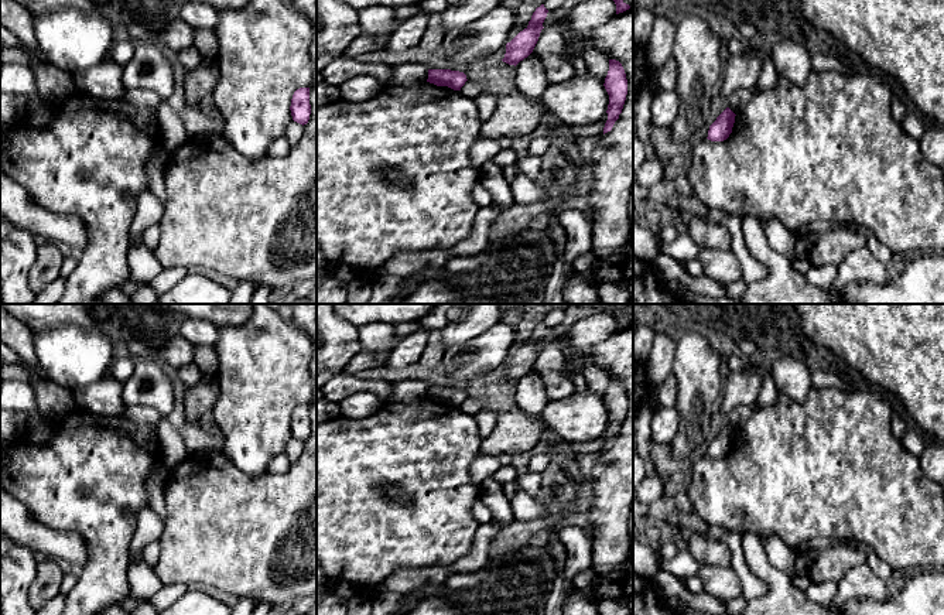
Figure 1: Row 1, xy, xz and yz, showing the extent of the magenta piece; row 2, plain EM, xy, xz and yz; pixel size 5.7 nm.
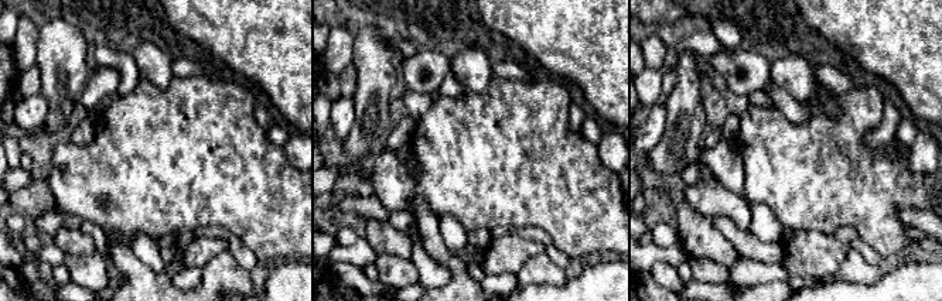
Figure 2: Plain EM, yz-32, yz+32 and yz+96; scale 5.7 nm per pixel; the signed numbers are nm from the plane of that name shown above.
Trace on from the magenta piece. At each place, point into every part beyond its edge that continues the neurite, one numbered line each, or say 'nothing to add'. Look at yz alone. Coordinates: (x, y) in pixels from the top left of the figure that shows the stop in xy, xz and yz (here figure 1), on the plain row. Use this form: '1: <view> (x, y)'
nothing to add

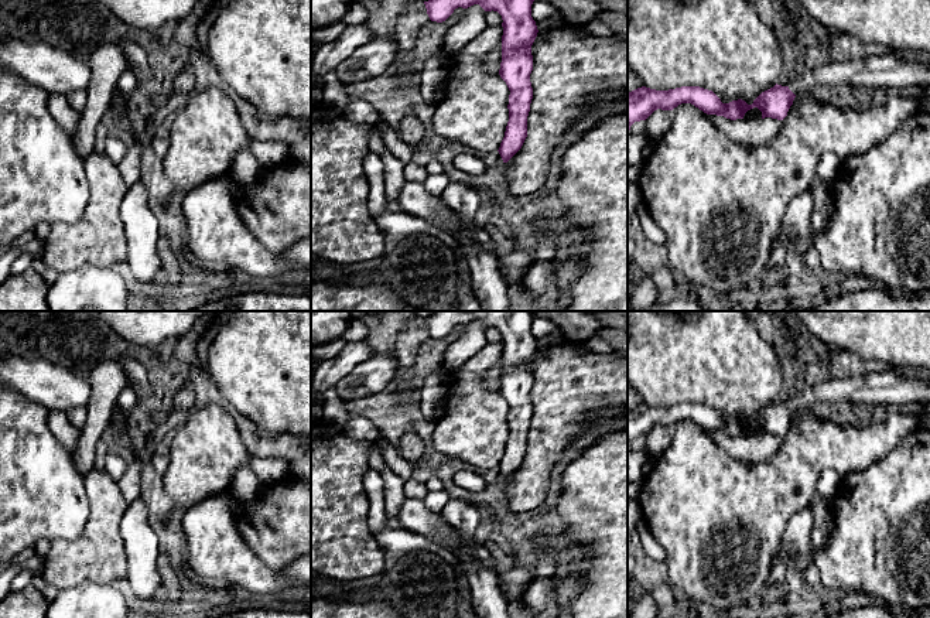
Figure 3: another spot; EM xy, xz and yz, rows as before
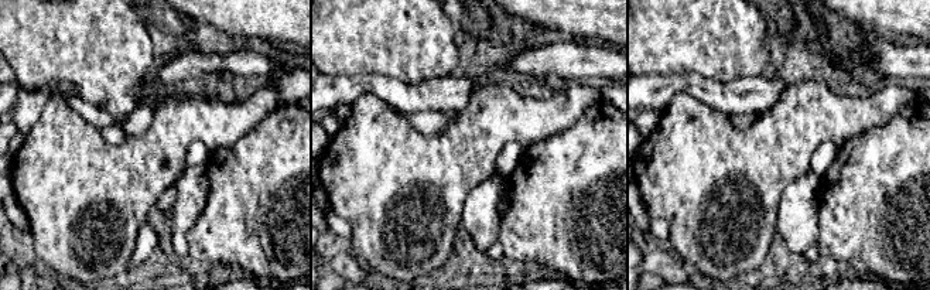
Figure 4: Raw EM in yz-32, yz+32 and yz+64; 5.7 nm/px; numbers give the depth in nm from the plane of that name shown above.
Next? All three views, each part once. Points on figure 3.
1: yz (886, 388)

